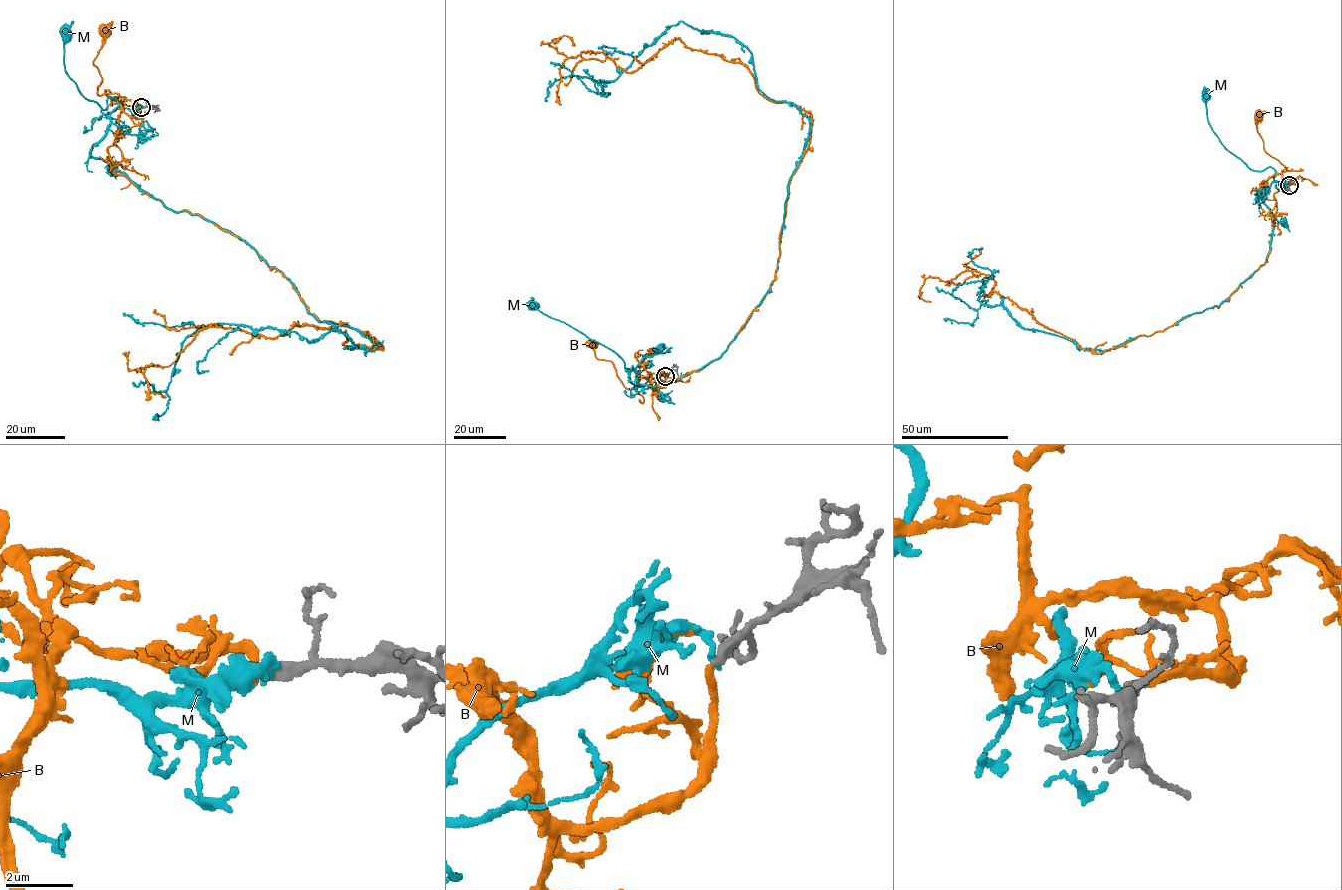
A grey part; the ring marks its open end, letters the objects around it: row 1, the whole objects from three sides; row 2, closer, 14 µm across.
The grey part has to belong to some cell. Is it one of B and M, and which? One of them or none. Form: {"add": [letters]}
{"add": ["B"]}

